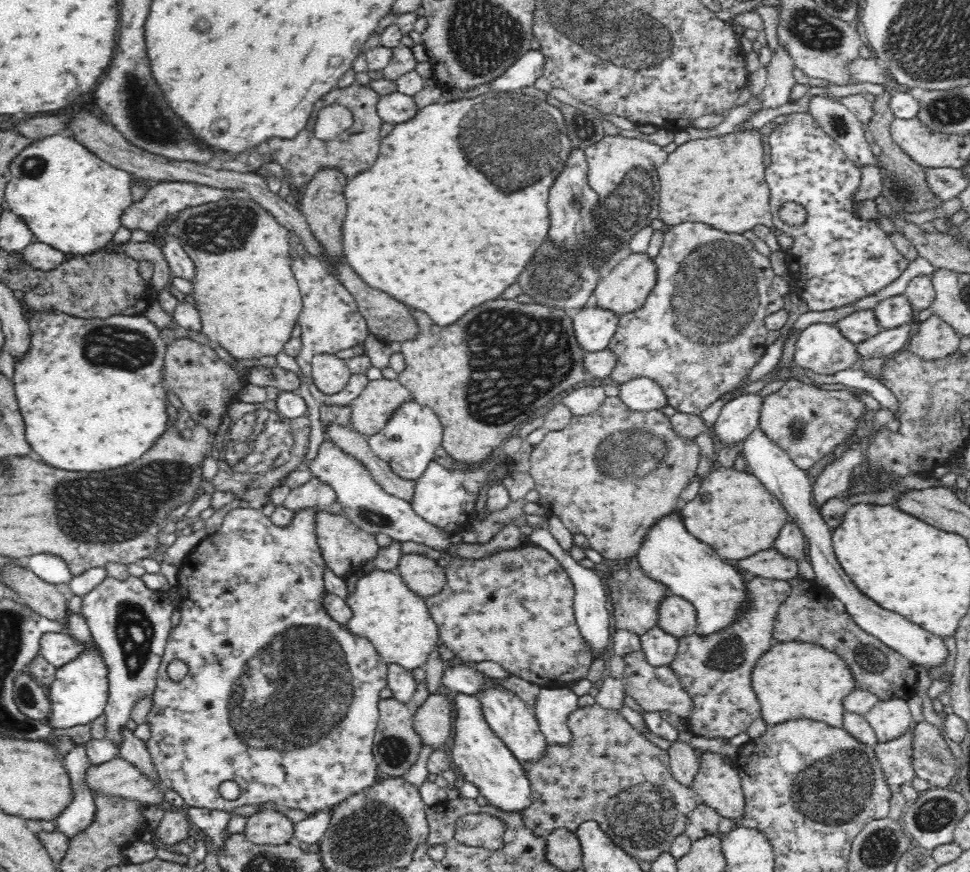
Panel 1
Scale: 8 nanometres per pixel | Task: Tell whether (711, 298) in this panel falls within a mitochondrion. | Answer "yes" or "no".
yes

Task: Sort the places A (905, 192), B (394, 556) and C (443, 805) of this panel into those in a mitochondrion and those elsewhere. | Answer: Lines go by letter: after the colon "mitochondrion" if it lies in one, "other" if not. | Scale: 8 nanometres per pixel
A: mitochondrion
B: other
C: other

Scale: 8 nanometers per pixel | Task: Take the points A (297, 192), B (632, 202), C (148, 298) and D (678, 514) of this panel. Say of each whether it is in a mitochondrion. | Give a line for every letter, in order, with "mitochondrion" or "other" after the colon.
A: other
B: mitochondrion
C: other
D: other

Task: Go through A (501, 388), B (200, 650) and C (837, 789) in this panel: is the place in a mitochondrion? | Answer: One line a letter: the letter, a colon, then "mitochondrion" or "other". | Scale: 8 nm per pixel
A: mitochondrion
B: other
C: mitochondrion

